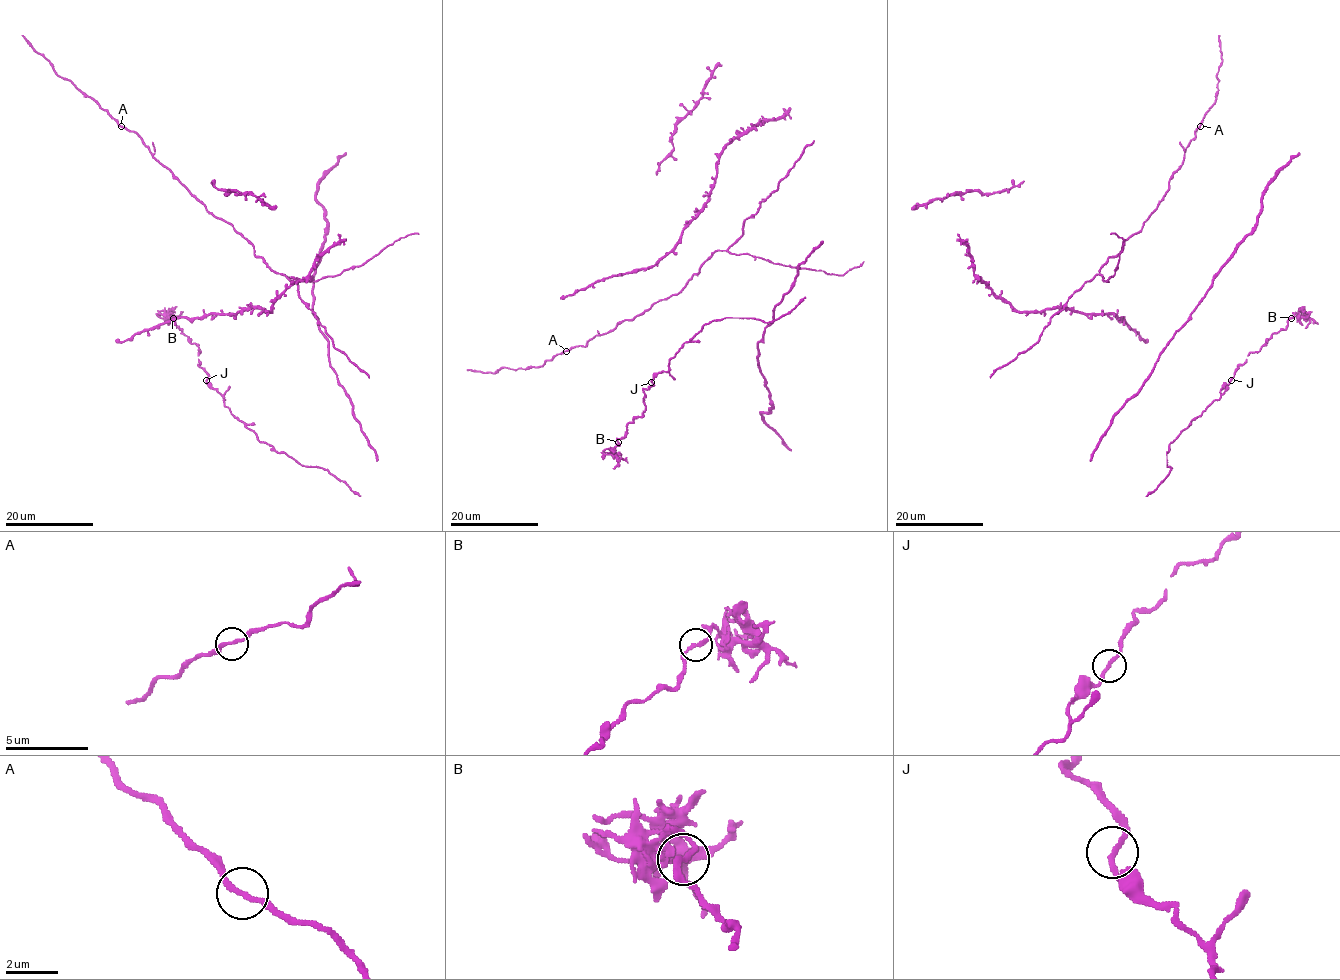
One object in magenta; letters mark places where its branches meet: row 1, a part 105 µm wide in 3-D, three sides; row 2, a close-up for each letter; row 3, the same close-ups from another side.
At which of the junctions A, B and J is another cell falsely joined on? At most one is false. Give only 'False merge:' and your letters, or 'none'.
False merge: B

